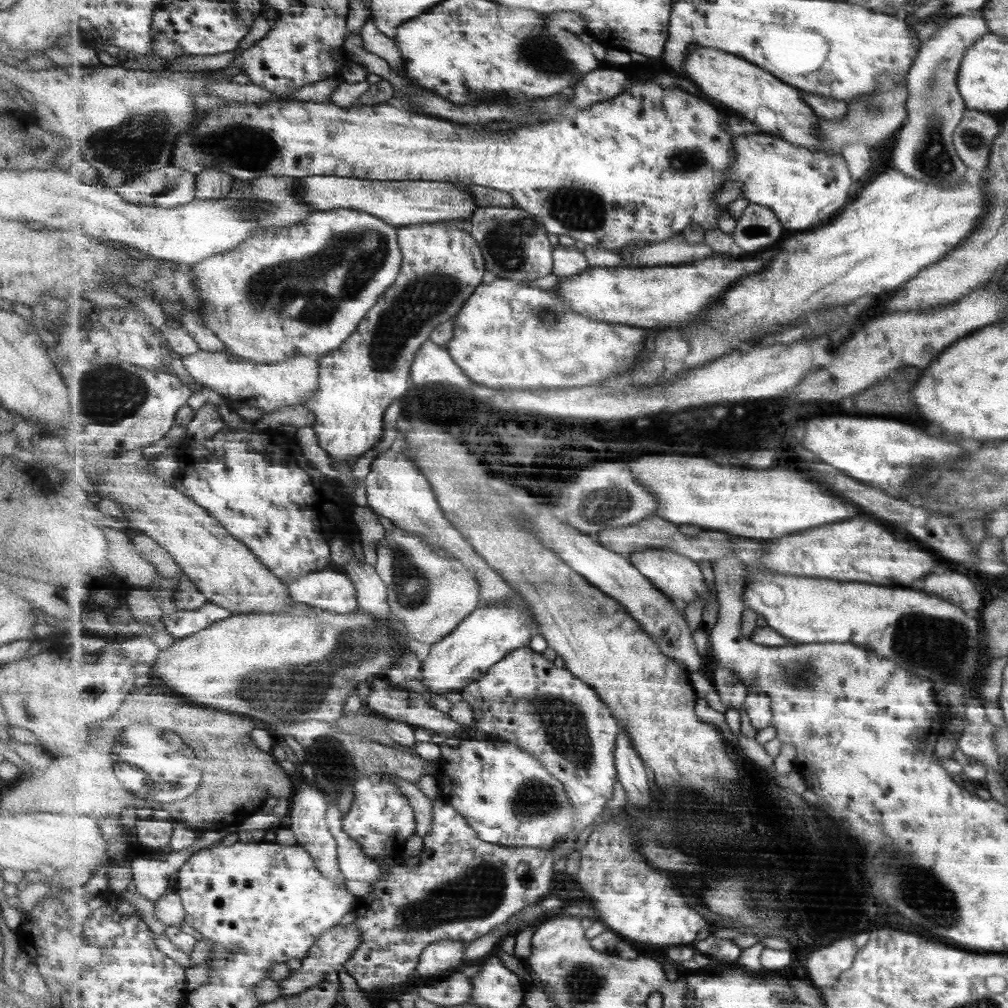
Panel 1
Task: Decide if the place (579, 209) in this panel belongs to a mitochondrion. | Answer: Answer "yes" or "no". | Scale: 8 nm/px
yes

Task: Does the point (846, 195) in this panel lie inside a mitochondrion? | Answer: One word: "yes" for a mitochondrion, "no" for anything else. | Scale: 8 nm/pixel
no

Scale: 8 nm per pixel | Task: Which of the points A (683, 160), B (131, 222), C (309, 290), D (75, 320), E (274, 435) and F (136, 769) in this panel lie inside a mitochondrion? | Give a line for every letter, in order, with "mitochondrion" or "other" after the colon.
A: mitochondrion
B: other
C: mitochondrion
D: other
E: other
F: mitochondrion

